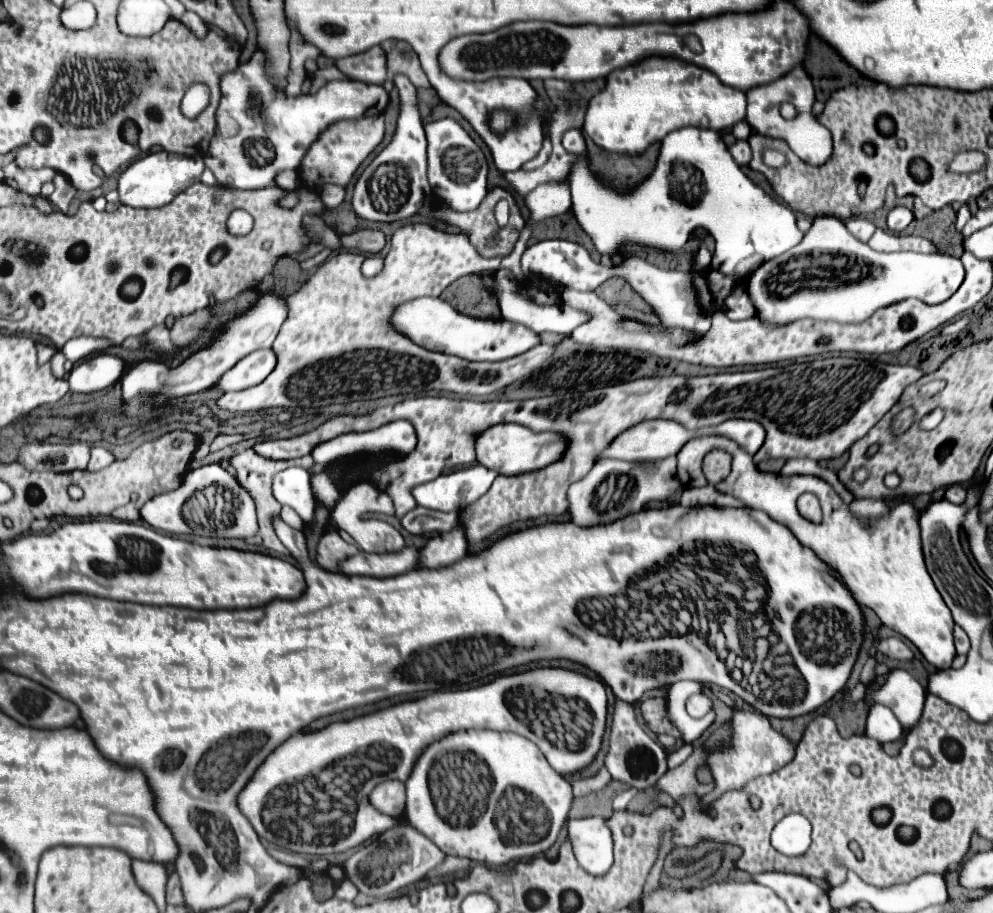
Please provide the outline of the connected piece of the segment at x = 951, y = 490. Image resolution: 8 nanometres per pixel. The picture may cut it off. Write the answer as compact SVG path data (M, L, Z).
M960 484L948 486L948 488L944 490L944 500L950 500L950 502L954 502L954 504L960 504L964 498L966 498L966 488L960 486Z

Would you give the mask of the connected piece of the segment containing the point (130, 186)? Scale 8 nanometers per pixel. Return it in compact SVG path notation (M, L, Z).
M166 150L152 152L136 162L132 162L118 178L116 190L120 194L120 202L132 208L160 208L170 204L182 190L192 186L194 182L200 182L200 174L204 170L202 156L188 158L180 154L172 154Z

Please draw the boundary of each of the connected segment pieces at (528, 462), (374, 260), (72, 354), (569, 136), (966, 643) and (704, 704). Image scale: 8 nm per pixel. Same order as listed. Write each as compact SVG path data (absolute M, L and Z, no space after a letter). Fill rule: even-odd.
M496 424L482 432L476 440L476 460L504 476L516 476L530 470L542 470L562 458L566 450L566 436L556 432L532 432L520 424Z
M370 256L370 258L366 258L362 272L364 272L364 276L376 276L382 272L382 268L384 268L384 258L382 256Z
M80 336L80 338L72 338L68 340L68 344L64 344L62 354L70 360L82 360L94 352L106 352L108 348L114 348L116 344L112 344L112 340L104 340L104 338L94 338L94 336Z
M572 128L572 130L568 130L568 132L564 134L562 146L564 146L570 154L582 154L582 152L586 152L584 136L582 136L582 132L576 130L576 128Z
M954 626L954 646L956 646L956 654L966 654L970 650L970 640L960 626Z
M695 694L686 703L688 714L694 718L706 715L713 708L713 701L707 694Z

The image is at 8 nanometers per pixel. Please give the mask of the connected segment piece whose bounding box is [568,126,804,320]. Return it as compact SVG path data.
M684 126L670 132L660 144L652 174L630 190L618 190L598 178L588 158L574 162L568 182L572 212L602 254L612 256L626 240L660 250L678 250L694 228L706 228L716 242L711 268L742 280L740 288L734 288L724 300L724 314L730 320L746 320L756 314L746 290L748 276L760 264L794 248L804 236L796 228L796 214L790 208L776 208L776 200L770 194L760 192L760 186L750 178L734 174L734 168L730 168L730 152L718 152L714 148L710 128Z

